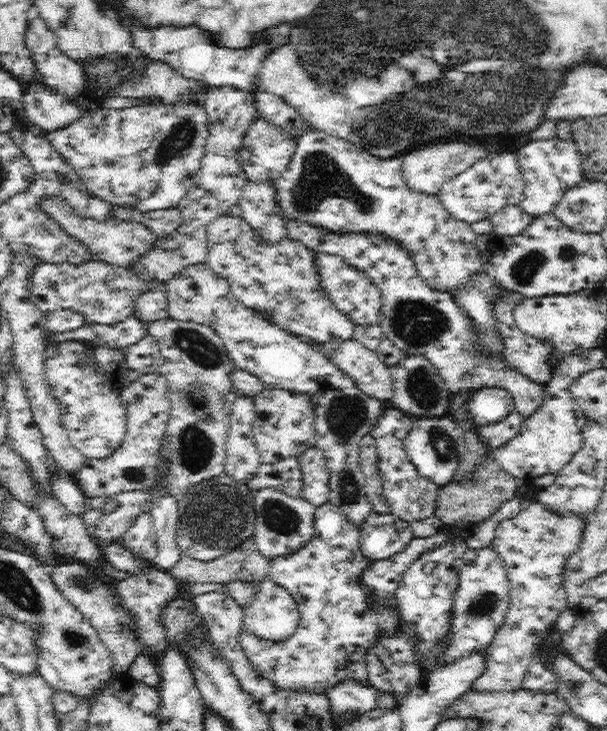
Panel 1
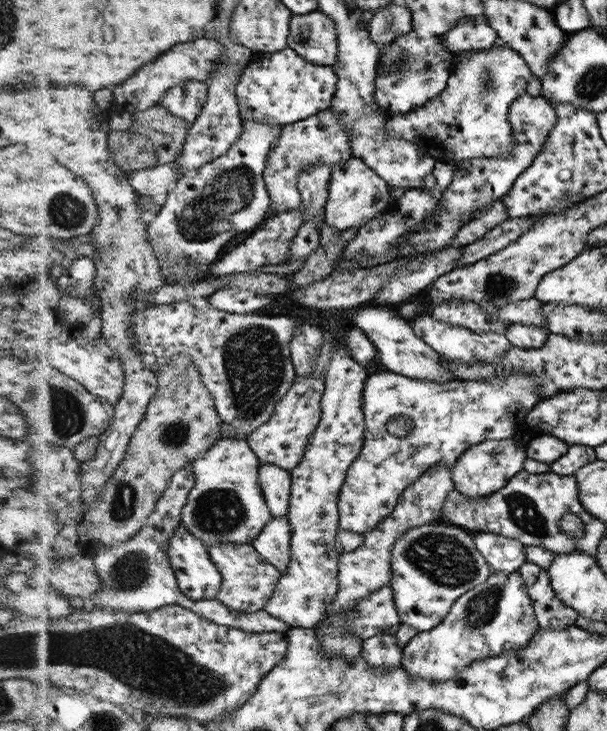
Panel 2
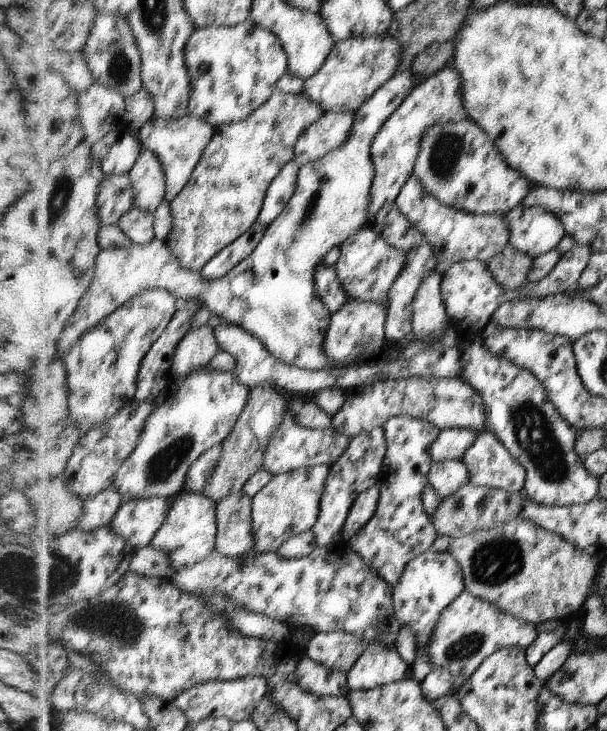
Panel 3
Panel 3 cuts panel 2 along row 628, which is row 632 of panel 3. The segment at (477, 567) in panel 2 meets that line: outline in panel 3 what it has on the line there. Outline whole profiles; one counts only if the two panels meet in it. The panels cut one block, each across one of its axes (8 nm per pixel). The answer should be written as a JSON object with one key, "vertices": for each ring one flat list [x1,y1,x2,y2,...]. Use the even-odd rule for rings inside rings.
{"vertices":[[427,550,409,562,399,584,392,588,393,609,397,619,415,632,417,657,409,669,410,678,421,683,434,667,427,658,427,642,434,633,441,612,465,589,464,571,460,563,449,552,438,553]]}

